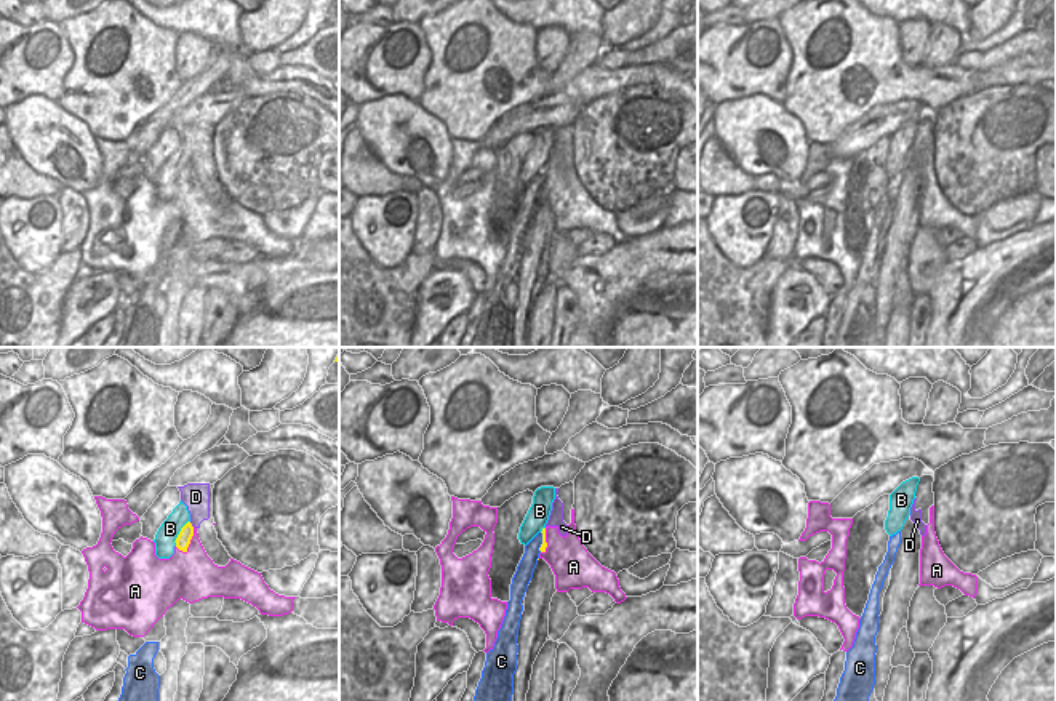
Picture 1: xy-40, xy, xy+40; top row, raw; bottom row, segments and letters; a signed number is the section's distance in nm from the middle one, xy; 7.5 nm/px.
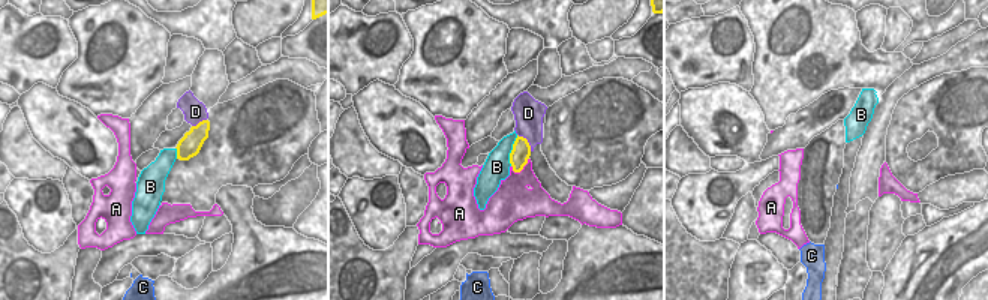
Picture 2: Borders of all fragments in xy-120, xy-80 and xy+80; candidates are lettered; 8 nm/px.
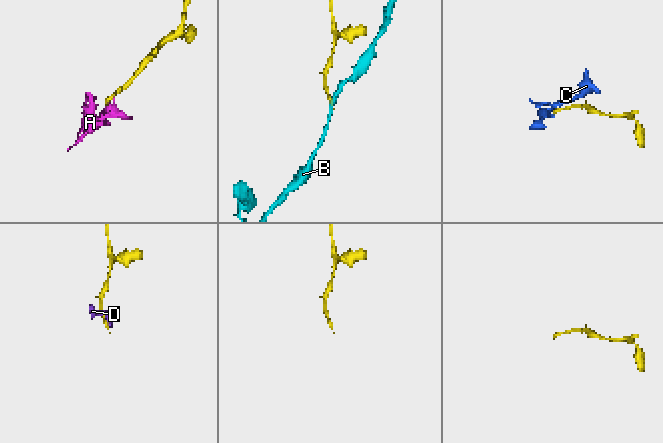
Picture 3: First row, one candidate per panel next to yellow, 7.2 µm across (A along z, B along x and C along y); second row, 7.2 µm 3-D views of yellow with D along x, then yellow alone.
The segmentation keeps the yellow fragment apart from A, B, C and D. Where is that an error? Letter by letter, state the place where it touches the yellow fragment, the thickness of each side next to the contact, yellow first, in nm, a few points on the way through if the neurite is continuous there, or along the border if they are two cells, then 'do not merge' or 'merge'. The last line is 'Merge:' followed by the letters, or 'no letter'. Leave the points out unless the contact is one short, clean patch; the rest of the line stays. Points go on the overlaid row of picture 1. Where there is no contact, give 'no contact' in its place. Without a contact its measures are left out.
A: contact xy-40 (189, 541); calibres 110 and 340 nm; border xy-40 (194, 527), (189, 546), (180, 551); do not merge
B: contact xy-40 (180, 533); calibres 110 and 150 nm; border xy-40 (189, 520), (181, 528), (175, 544); do not merge
C: contact xy (543, 541); calibres 50 and 130 nm; way xy (544, 544), (543, 541), (532, 552), (528, 562); merge
D: contact xy-40 (191, 525); calibres 110 and 200 nm; border xy-40 (189, 522), (192, 527); do not merge
Merge: C

